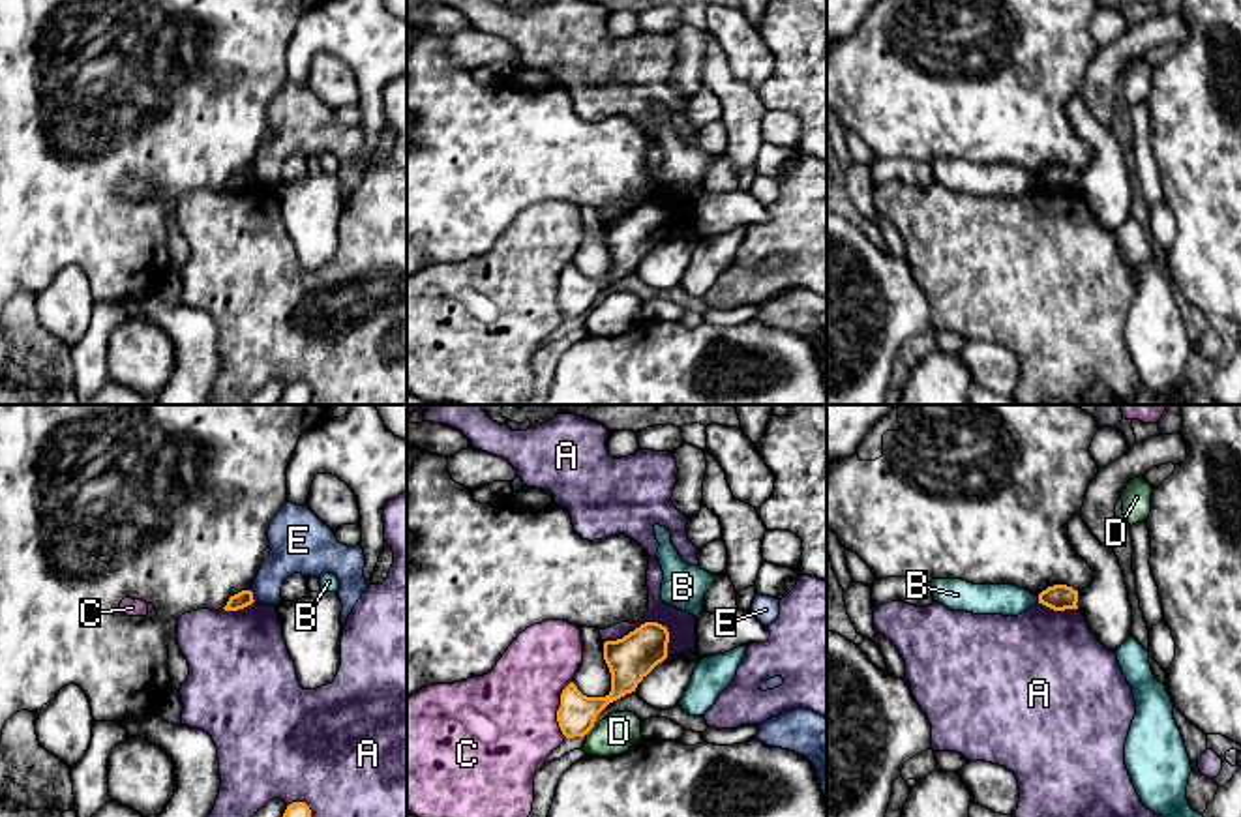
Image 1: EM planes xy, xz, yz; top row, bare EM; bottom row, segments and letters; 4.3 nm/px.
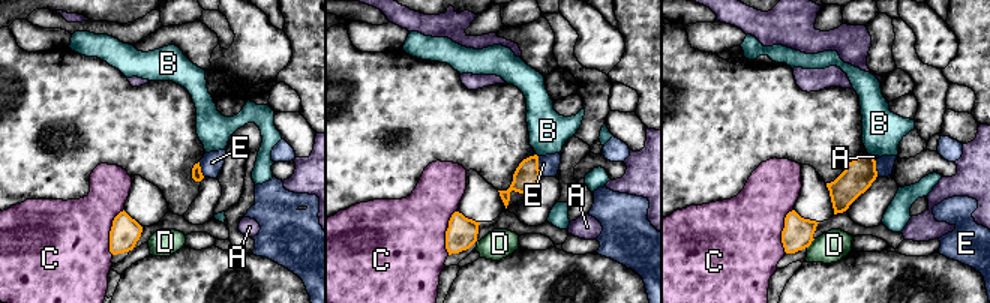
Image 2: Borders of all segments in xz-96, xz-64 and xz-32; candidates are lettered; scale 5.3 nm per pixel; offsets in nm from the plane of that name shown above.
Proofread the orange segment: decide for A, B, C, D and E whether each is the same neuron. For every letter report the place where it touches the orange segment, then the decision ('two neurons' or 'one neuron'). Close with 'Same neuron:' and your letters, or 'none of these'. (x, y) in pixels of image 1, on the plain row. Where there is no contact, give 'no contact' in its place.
A: meets orange in xz at (640, 207); two neurons
B: meets orange in yz at (1039, 180); two neurons
C: meets orange in xz at (559, 289); two neurons
D: meets orange in xz at (589, 310); two neurons
E: meets orange in xy at (252, 177); two neurons
Same neuron: none of these

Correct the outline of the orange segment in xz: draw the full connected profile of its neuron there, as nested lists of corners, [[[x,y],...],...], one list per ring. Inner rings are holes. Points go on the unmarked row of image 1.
[[[645,202],[622,219],[606,221],[604,240],[611,253],[611,272],[606,277],[587,277],[570,262],[557,290],[562,315],[585,317],[609,283],[635,272],[637,264],[667,238],[667,223],[669,212],[658,202]]]

